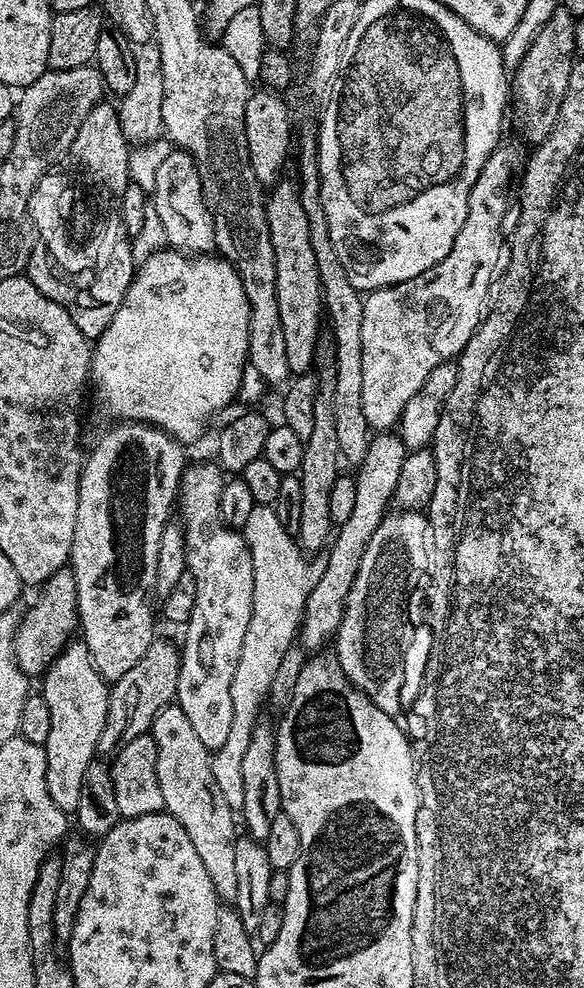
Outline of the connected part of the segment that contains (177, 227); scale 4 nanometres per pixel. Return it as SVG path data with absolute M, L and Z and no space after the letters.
M171 150L160 160L156 177L150 187L150 200L154 205L154 216L160 219L160 228L168 239L167 247L181 254L208 254L216 247L214 218L206 206L202 194L202 182L196 164L188 152Z

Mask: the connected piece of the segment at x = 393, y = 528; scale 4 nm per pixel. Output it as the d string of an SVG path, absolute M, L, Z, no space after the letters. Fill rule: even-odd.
M396 510L385 516L374 530L358 578L350 586L344 617L334 637L334 655L346 678L378 710L396 716L404 692L404 599L408 579L430 568L430 529L428 517L420 510Z

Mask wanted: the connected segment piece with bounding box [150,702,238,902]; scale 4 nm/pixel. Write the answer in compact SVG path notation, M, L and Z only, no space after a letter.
M174 702L153 718L150 735L158 746L158 786L162 786L164 811L182 822L182 830L194 842L194 850L198 850L210 882L214 882L217 897L224 902L235 901L238 873L234 871L234 846L238 839L238 816L226 806L226 798L222 798L222 790L214 782L210 749L202 746L186 714Z

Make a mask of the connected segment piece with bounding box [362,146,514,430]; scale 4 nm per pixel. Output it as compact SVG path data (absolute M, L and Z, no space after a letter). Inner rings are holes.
M504 146L497 147L490 154L486 166L482 166L482 174L478 174L478 182L470 190L466 222L462 230L458 230L458 238L454 238L454 246L442 262L430 266L418 278L410 278L401 284L393 284L390 288L379 288L363 297L362 310L362 407L369 429L392 430L399 425L402 410L418 390L422 390L422 382L430 378L430 372L436 366L455 361L464 351L466 342L476 332L490 293L494 288L494 277L502 264L500 247L505 247L506 233L503 230L503 219L510 207L508 191L513 191L512 168L508 163L512 160Z

